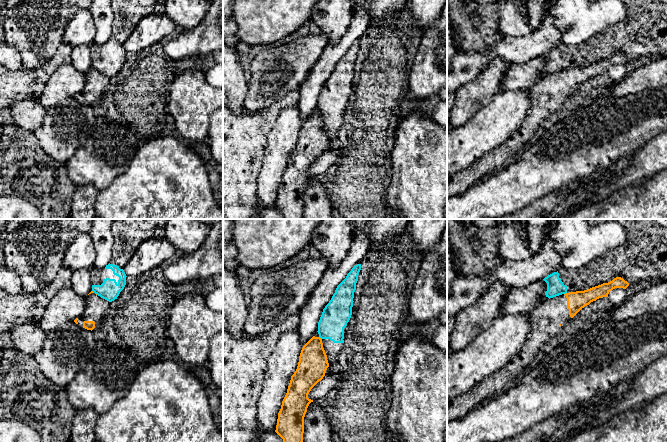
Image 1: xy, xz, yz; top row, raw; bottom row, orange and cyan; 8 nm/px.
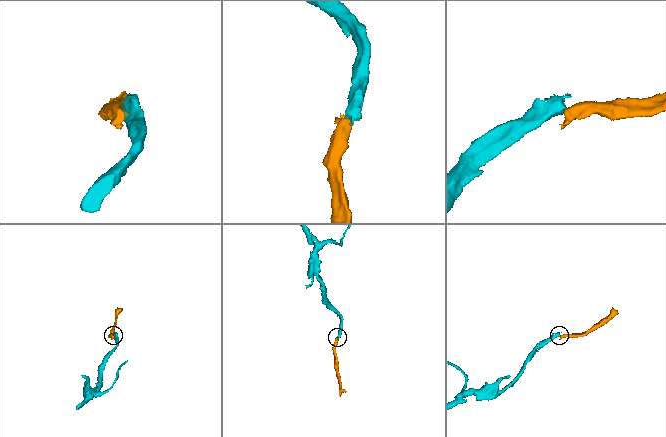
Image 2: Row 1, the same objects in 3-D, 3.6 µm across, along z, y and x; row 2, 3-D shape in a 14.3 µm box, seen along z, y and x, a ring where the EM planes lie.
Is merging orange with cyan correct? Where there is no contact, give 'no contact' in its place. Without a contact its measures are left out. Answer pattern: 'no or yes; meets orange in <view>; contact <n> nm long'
no; meets orange in xz; contact 40 nm long

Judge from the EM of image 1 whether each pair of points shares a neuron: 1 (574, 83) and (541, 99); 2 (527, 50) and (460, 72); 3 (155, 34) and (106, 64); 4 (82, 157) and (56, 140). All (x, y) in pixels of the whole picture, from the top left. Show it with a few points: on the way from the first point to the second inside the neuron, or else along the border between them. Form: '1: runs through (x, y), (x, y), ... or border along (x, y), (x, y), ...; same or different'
1: runs through (566, 83), (556, 86), (549, 91); same
2: runs through (510, 50), (494, 50), (477, 61); same
3: border along (134, 29), (123, 45), (126, 52); different
4: border along (89, 134), (64, 163); different

